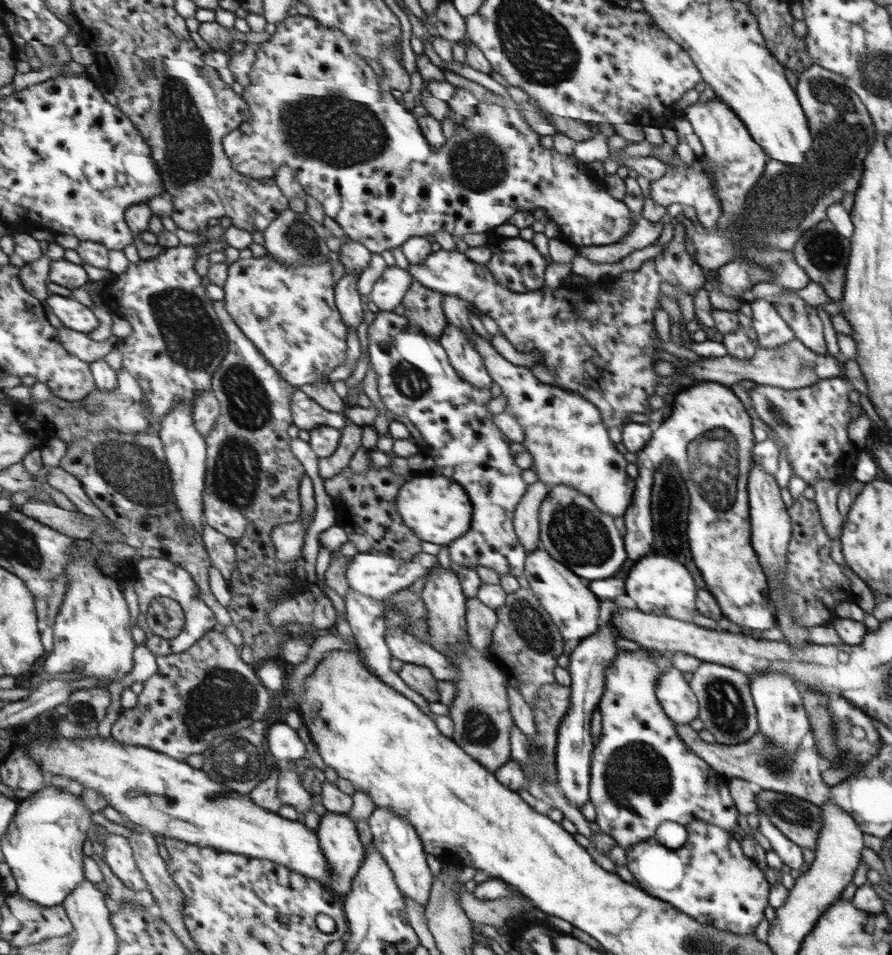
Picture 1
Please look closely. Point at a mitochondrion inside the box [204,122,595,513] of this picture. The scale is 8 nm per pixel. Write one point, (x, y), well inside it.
(477, 161)

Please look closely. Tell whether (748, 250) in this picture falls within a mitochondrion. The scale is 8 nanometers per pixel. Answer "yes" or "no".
yes

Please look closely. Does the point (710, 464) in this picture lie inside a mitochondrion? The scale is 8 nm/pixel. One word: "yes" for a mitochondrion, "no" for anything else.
yes

